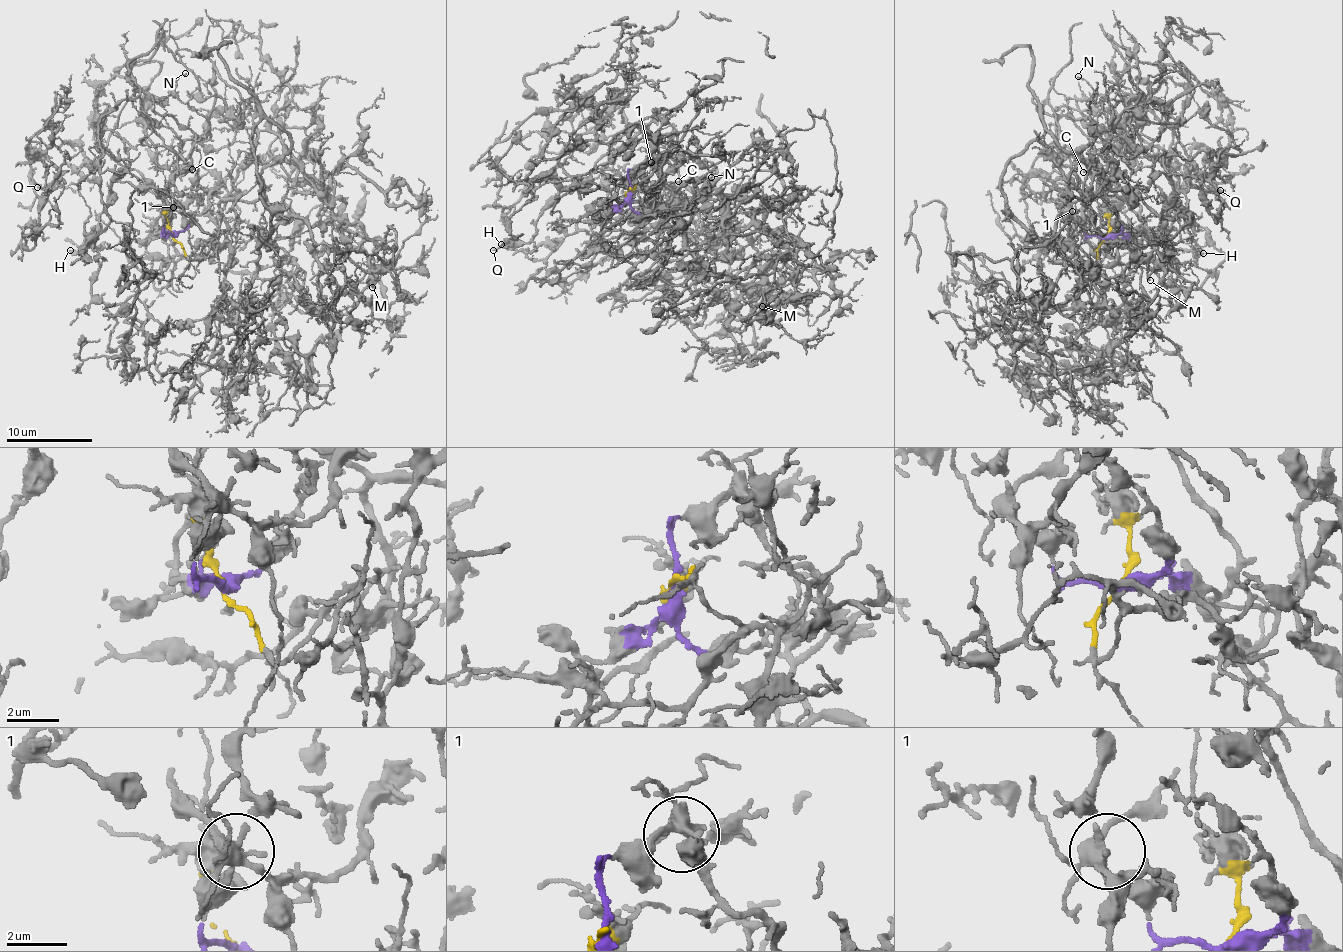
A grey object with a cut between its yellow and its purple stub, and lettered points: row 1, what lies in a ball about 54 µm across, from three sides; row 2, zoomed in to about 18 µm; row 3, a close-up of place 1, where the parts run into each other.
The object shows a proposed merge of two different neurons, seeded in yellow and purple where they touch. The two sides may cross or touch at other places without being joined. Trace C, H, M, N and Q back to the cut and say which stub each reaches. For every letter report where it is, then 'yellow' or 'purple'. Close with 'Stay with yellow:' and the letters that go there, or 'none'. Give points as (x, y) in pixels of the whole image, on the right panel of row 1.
C: place (1083, 172); purple
H: place (1203, 253); purple
M: place (1150, 280); yellow
N: place (1078, 76); purple
Q: place (1220, 190); purple
Stay with yellow: M

